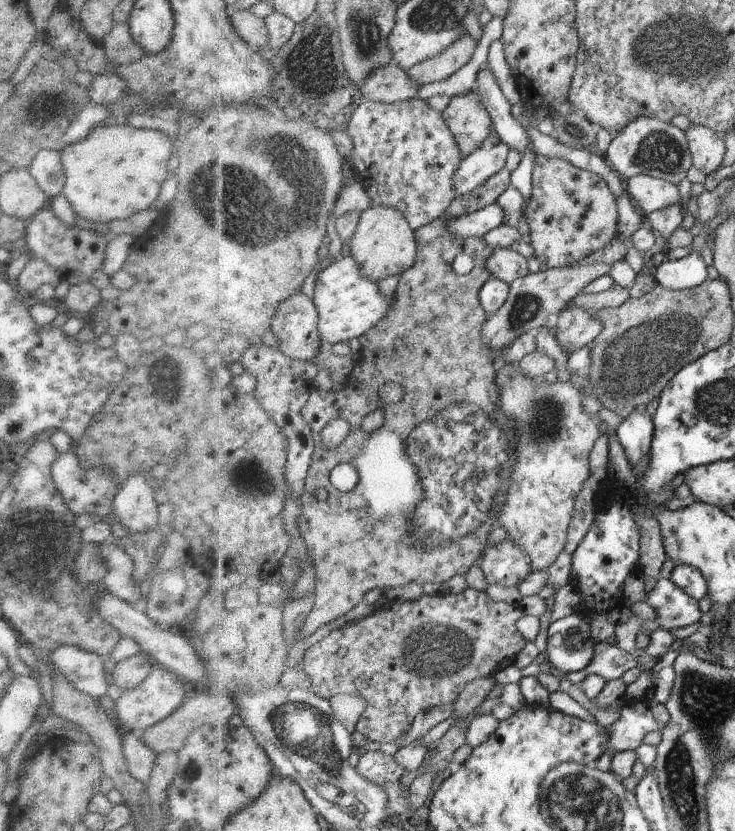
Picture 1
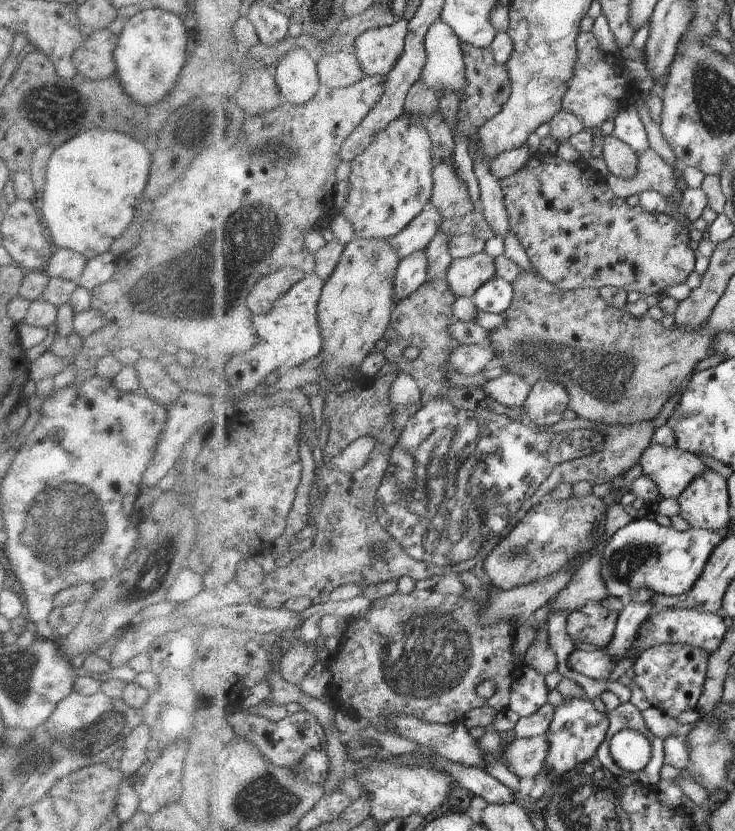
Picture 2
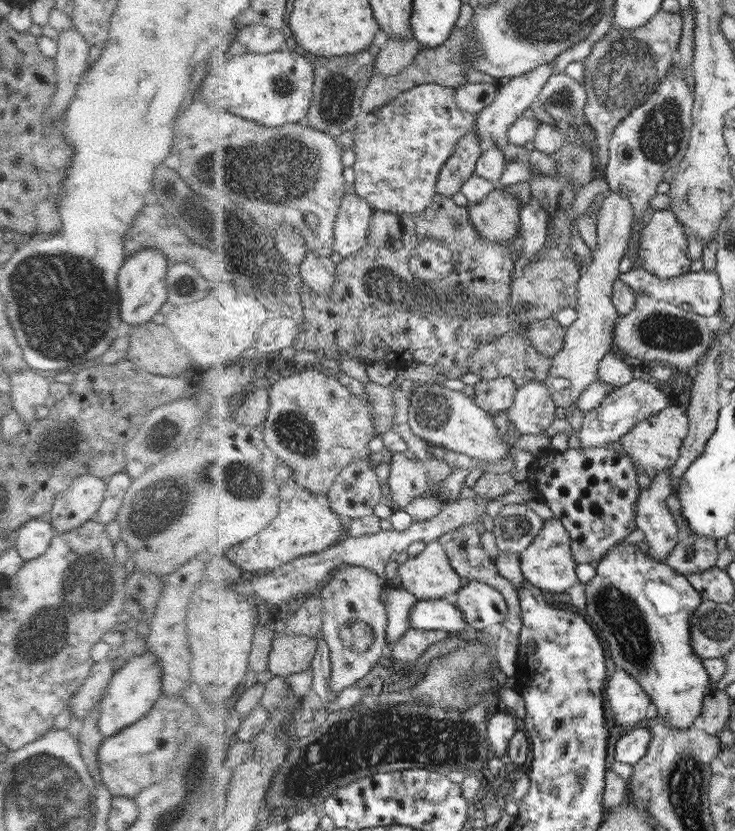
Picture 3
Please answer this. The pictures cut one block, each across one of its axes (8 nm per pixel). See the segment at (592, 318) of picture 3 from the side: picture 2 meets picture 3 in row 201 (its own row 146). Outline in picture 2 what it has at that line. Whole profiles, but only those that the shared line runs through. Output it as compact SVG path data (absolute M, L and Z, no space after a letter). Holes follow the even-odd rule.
M614 134L603 136L603 159L612 175L620 178L632 178L636 174L639 155Z

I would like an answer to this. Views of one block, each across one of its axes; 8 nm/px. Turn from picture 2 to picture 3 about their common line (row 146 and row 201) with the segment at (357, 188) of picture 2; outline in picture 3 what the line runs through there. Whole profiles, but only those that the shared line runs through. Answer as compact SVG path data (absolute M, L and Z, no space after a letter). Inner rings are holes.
M440 83L423 84L400 93L376 111L365 113L352 146L358 155L354 166L357 172L355 192L369 200L375 210L400 215L423 214L436 203L442 169L457 152L462 137L476 125L476 115L459 105L457 91Z

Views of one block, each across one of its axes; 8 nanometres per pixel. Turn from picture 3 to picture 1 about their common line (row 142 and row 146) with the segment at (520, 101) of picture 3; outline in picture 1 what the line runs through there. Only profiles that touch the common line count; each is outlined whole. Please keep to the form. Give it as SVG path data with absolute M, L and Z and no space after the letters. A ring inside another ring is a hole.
M504 143L495 144L490 148L479 147L473 154L468 154L466 159L462 160L456 177L458 195L469 194L488 178L505 169L508 154L509 147Z

